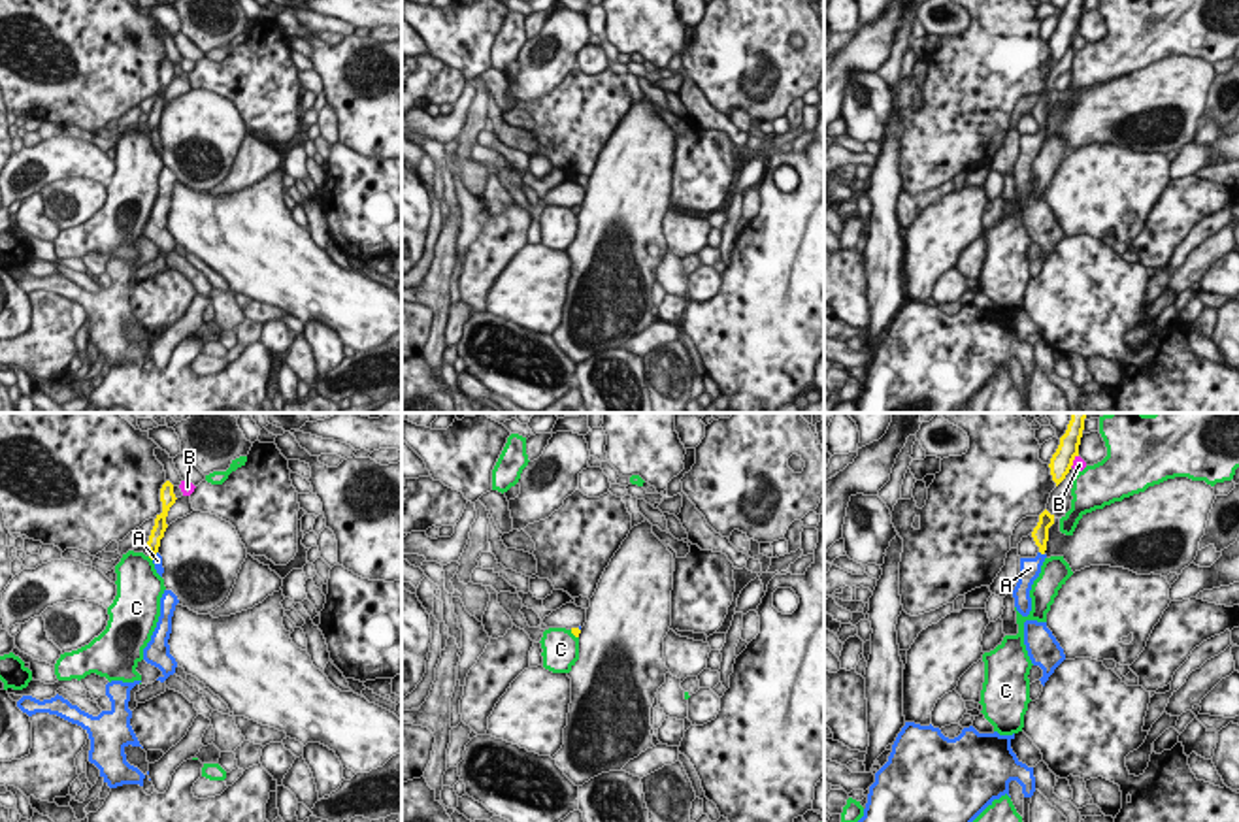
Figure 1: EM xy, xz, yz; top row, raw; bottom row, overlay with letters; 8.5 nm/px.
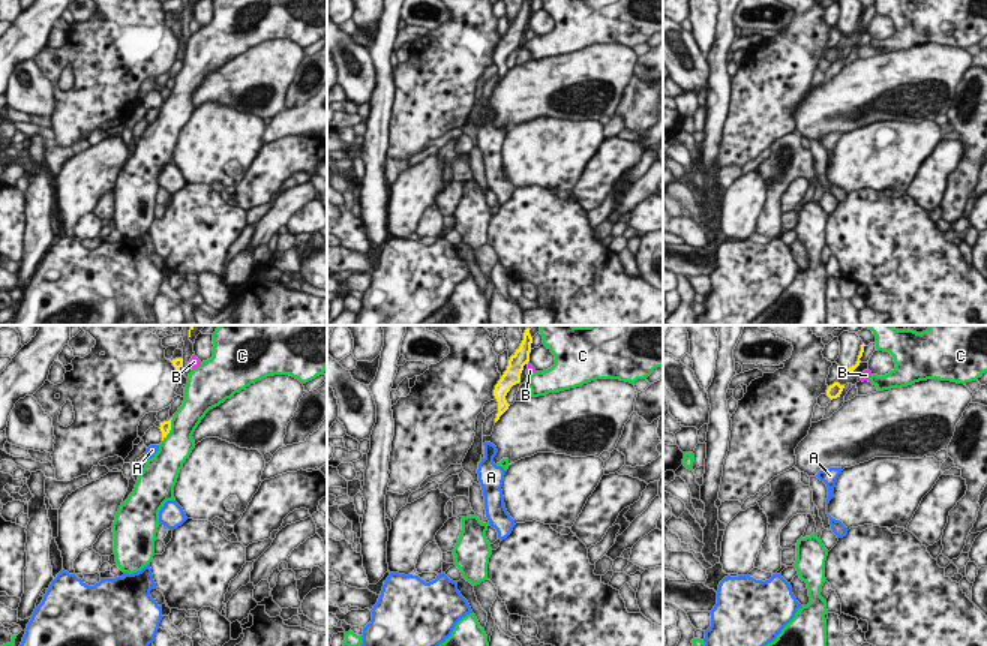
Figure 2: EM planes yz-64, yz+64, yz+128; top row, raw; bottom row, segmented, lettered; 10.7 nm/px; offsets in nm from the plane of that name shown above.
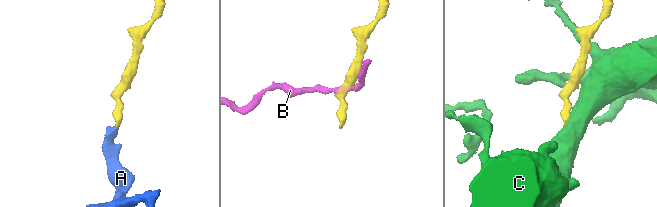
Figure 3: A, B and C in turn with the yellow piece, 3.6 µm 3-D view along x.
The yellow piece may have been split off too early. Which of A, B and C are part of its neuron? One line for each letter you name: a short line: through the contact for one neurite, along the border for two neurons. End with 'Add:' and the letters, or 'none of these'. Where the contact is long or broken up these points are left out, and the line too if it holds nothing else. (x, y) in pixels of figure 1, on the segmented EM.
A: line yz (1040, 534), (1041, 553), (1030, 568)
Add: A

